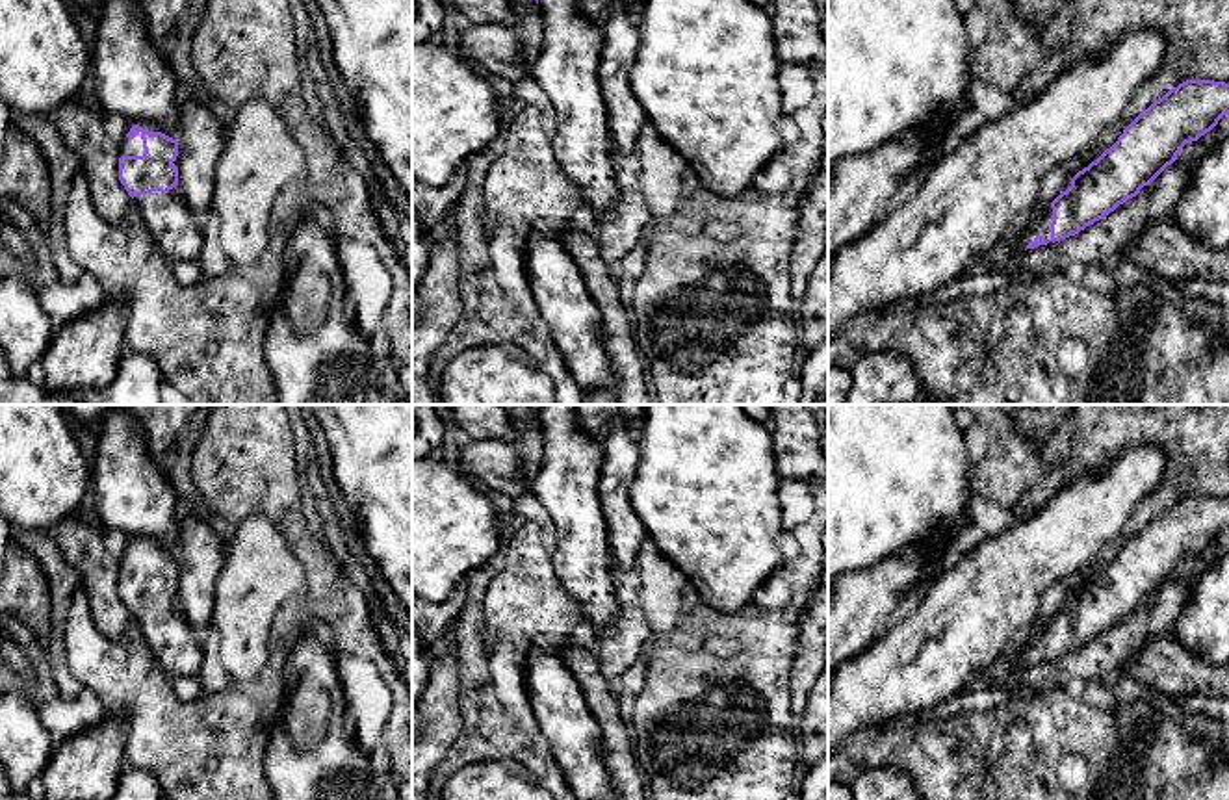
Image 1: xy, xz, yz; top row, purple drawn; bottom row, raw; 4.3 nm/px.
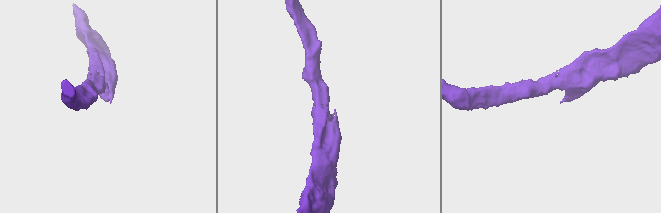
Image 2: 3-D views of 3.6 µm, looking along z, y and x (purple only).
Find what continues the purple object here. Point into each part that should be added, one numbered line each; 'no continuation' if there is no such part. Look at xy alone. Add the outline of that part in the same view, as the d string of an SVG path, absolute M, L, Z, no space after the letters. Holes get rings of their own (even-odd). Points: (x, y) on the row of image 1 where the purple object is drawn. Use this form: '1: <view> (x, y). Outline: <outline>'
1: xy (129, 147). Outline: M141 132L134 139L128 139L124 135L124 141L121 143L121 156L143 156L143 152L145 148L143 148Z

